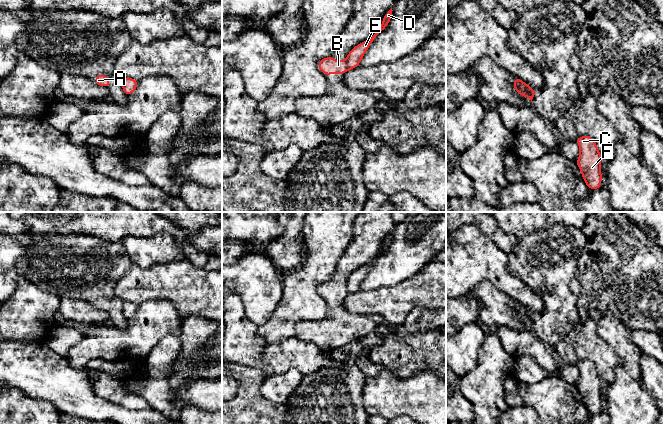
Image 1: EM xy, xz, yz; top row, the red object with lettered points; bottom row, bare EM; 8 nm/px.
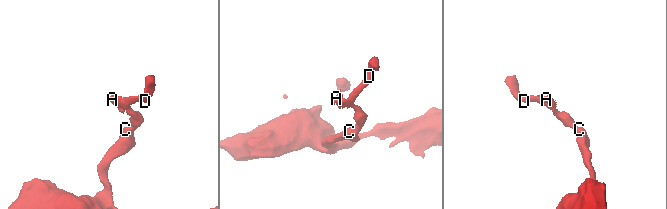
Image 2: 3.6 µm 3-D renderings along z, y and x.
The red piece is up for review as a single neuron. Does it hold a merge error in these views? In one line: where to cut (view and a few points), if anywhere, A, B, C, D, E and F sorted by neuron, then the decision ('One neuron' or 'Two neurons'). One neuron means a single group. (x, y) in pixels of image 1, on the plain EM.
Split along yz (516, 302), (524, 308), (530, 321). Groups: A B / C D E F. Two neurons

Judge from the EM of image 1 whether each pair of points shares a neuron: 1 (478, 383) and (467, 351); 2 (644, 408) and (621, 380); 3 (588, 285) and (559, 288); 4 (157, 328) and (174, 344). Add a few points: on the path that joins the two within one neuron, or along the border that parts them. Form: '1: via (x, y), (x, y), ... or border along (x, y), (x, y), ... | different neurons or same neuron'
1: border along (482, 345), (476, 364), (460, 377) | different neurons
2: via (640, 401), (628, 387) | same neuron
3: border along (578, 265), (570, 284), (570, 289), (576, 297) | different neurons
4: border along (179, 335), (168, 334), (164, 336), (149, 352) | different neurons

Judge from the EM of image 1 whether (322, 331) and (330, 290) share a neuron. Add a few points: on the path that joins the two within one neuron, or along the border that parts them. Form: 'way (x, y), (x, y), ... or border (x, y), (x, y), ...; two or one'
way (333, 322), (336, 319), (335, 301); one

